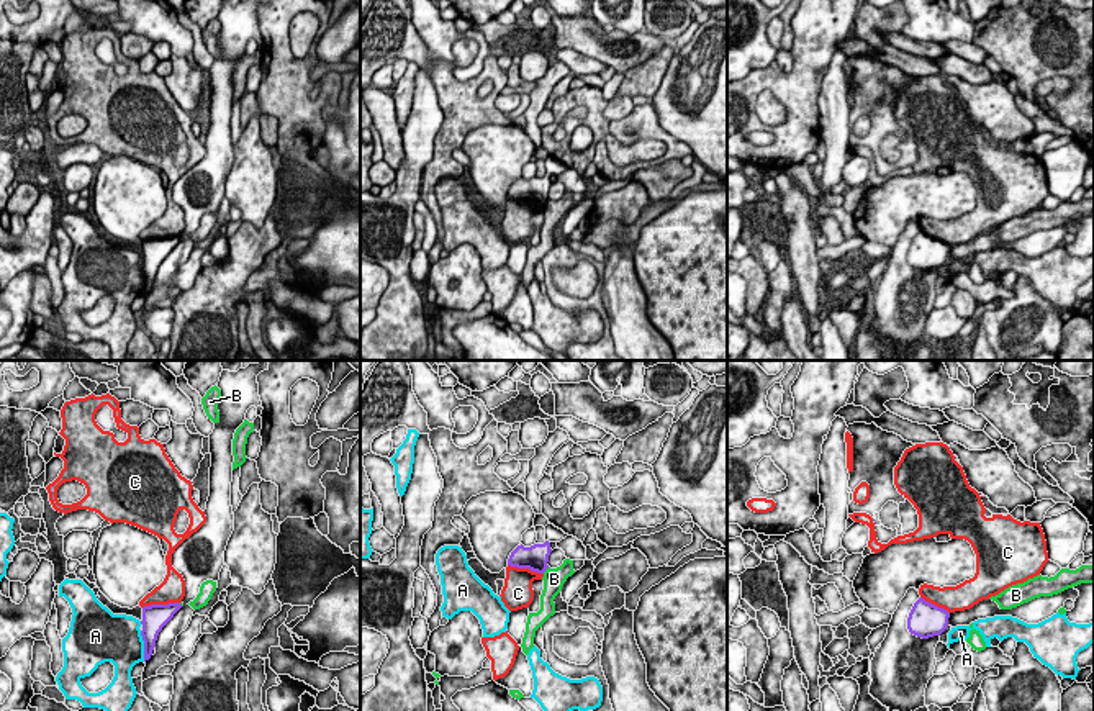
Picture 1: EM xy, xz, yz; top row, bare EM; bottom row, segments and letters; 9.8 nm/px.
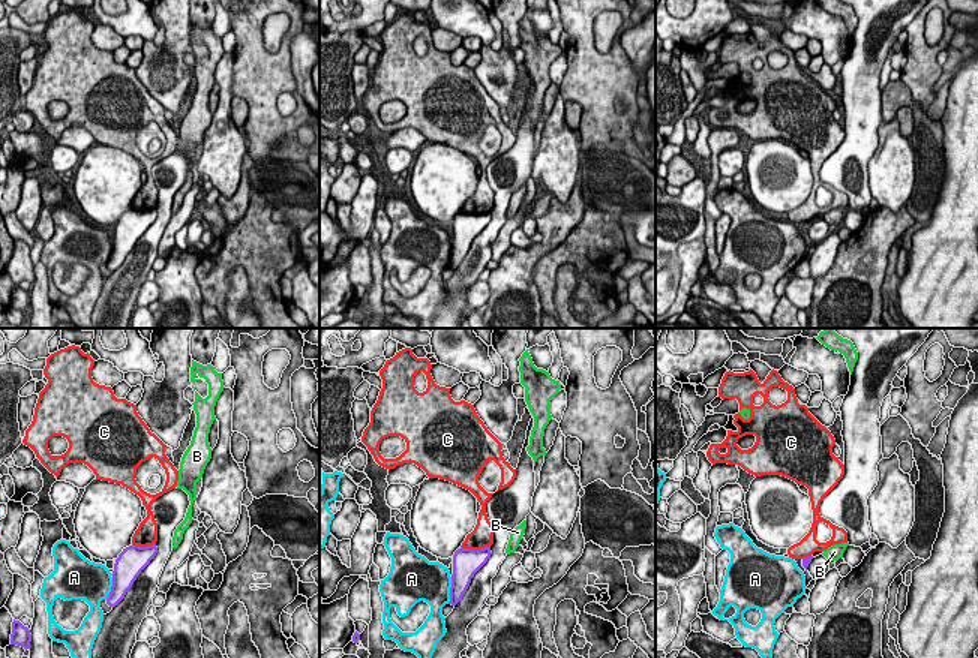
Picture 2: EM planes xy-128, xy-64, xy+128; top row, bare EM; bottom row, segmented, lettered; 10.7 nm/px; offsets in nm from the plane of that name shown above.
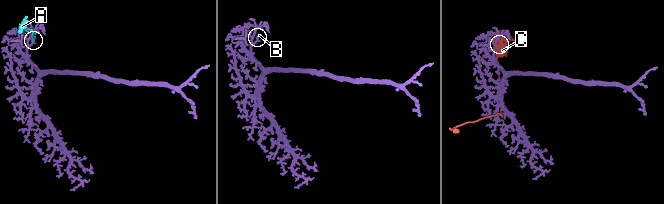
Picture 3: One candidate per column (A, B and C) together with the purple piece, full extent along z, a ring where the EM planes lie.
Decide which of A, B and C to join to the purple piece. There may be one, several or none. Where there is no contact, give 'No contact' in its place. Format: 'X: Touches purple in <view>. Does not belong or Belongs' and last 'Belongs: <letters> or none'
A: Touches purple in xy. Does not belong
B: Touches purple in xz. Does not belong
C: Touches purple in xy. Does not belong
Belongs: none

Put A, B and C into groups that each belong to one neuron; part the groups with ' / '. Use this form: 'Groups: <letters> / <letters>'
Groups: A / B / C

